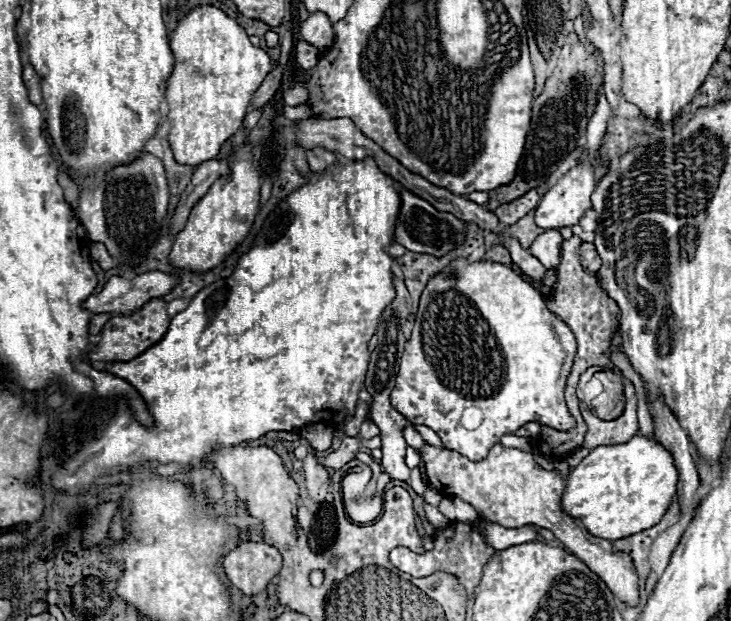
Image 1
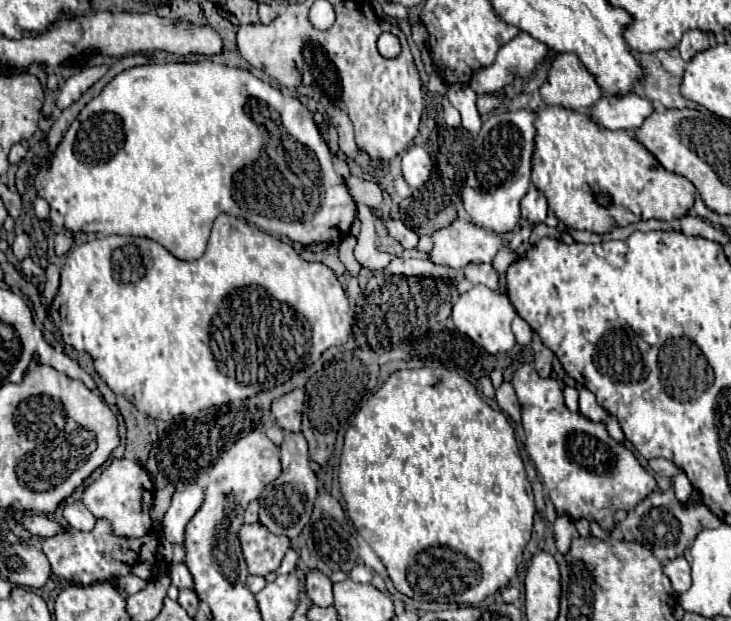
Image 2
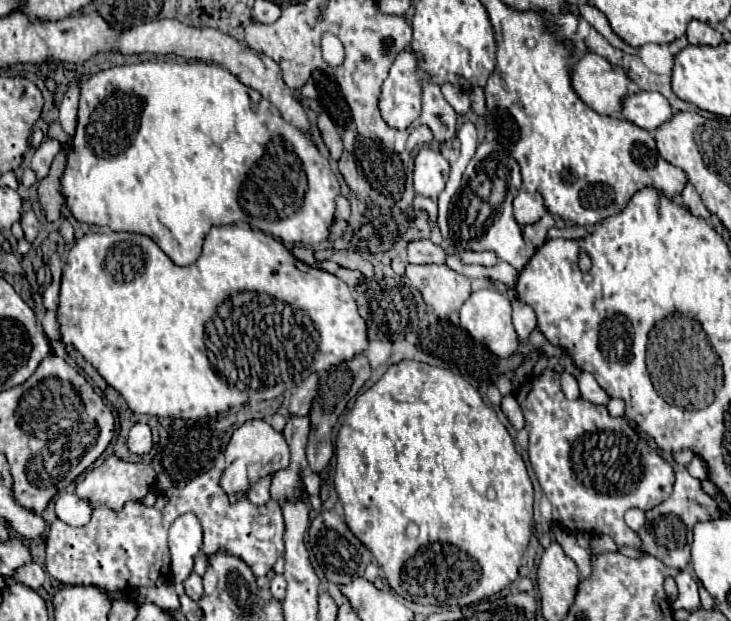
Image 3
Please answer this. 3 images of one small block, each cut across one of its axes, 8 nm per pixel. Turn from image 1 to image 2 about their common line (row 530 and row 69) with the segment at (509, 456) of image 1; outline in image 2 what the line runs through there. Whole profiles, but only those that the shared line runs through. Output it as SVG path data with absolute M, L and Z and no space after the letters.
M572 52L554 56L548 80L540 88L546 104L558 104L570 110L590 110L602 96L602 88Z

